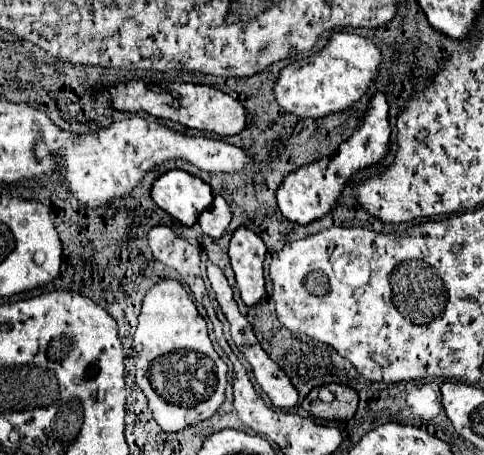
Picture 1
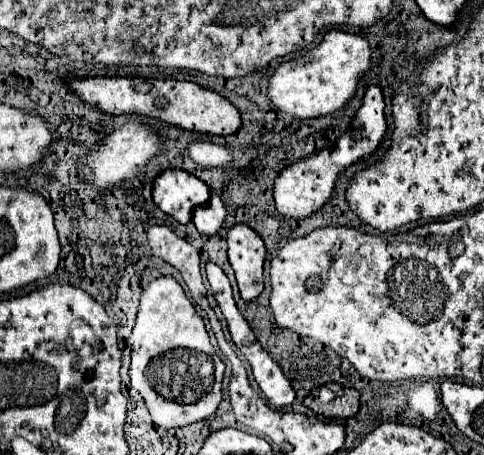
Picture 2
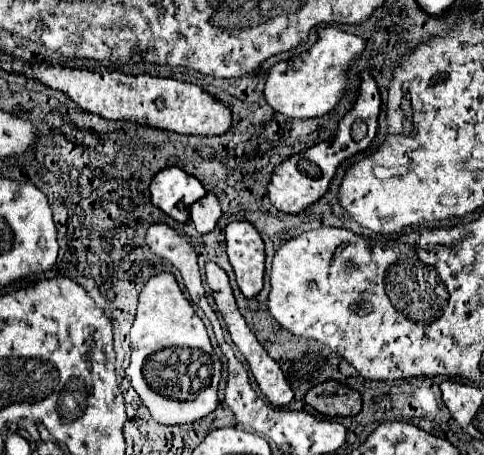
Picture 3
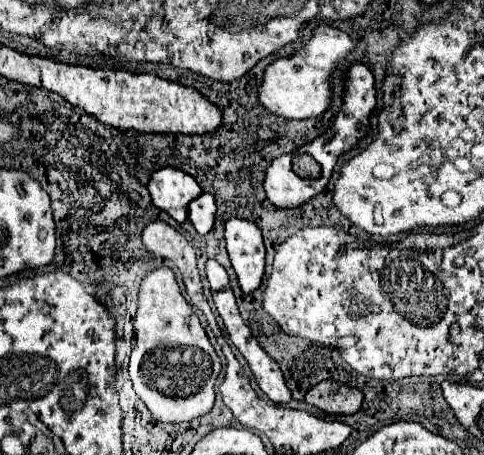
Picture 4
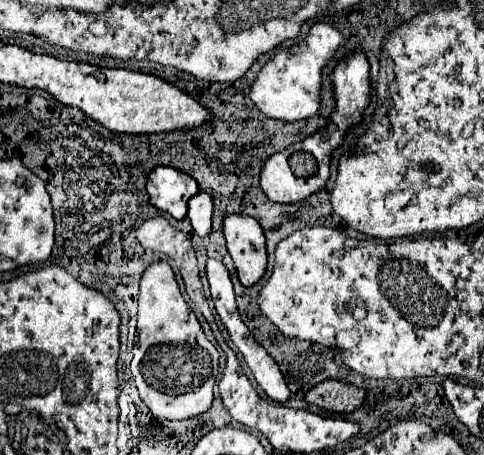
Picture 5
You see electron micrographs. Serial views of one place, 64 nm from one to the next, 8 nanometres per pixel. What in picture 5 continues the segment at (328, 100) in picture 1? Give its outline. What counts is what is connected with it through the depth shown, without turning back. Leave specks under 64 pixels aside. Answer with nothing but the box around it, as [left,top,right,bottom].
[250,22,344,122]

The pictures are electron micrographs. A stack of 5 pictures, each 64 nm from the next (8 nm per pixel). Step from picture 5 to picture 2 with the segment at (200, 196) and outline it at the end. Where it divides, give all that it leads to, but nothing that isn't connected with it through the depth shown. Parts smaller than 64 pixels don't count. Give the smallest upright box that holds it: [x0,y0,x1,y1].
[192,194,226,234]

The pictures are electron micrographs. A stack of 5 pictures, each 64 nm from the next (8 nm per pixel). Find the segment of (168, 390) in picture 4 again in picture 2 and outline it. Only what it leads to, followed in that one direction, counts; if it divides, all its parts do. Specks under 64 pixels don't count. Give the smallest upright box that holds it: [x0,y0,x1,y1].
[130,276,224,428]

